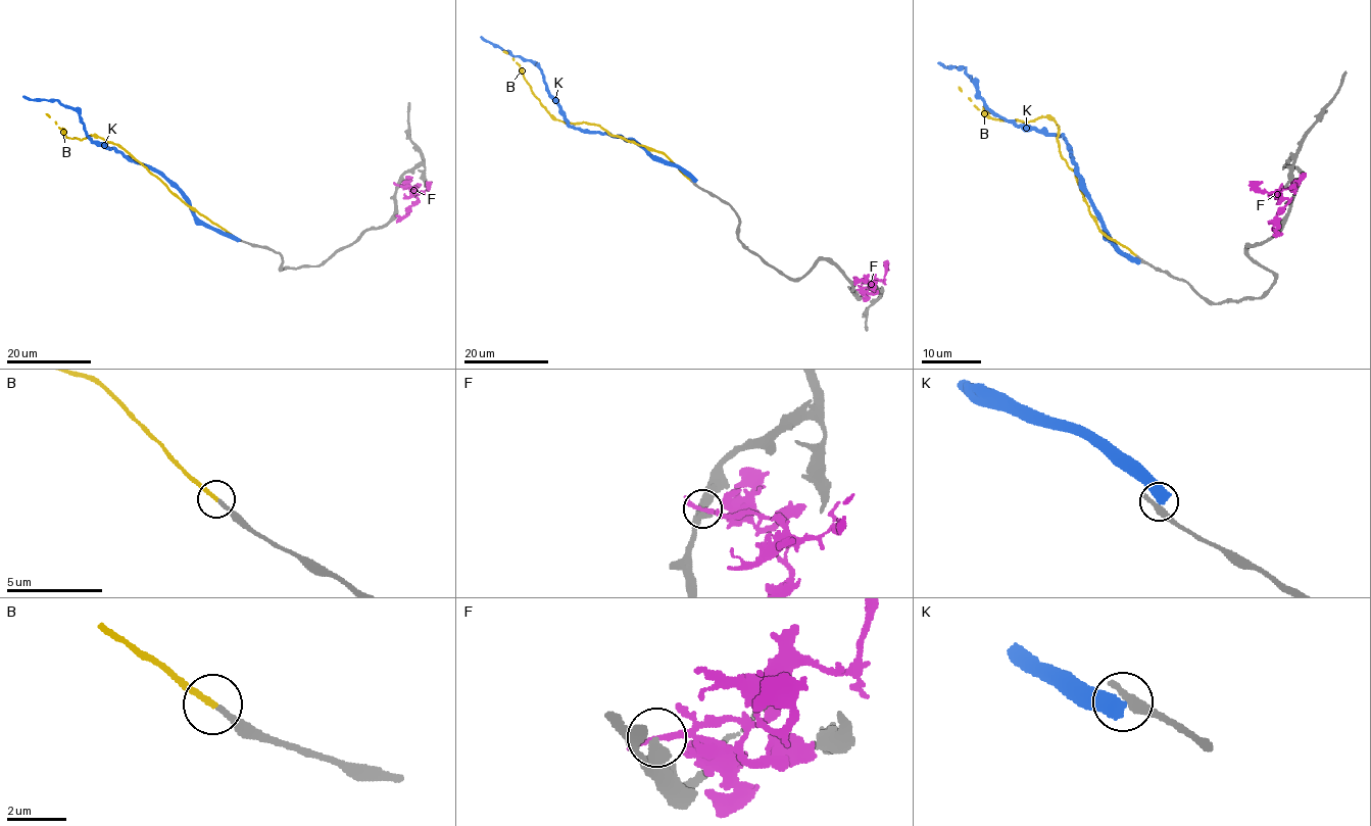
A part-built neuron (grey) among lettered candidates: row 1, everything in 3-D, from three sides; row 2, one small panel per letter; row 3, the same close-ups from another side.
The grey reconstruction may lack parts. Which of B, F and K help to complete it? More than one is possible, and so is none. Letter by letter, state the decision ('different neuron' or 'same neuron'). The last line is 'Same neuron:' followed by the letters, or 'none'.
B: same neuron
F: different neuron
K: different neuron
Same neuron: B

